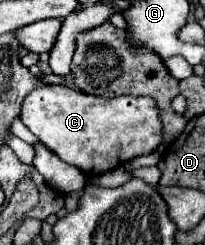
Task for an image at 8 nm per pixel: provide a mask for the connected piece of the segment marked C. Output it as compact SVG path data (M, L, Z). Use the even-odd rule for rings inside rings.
M45 84L27 95L21 121L49 151L65 163L79 167L85 175L101 175L125 161L153 153L161 143L163 131L159 109L151 97L121 95L107 99L56 84ZM117 121L131 121L135 127L131 127L131 133L127 135L125 127L123 131L111 127L111 123L115 125Z

